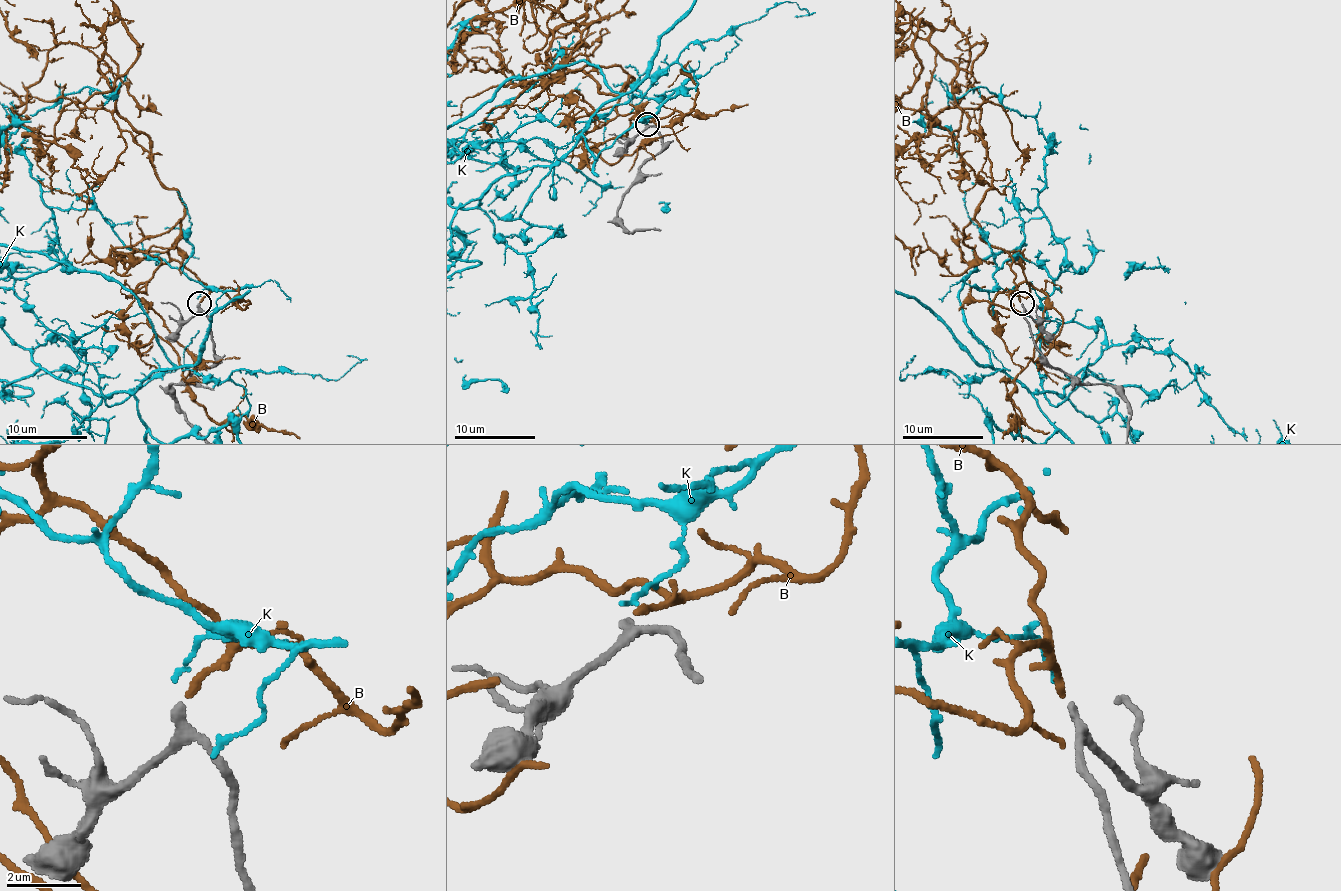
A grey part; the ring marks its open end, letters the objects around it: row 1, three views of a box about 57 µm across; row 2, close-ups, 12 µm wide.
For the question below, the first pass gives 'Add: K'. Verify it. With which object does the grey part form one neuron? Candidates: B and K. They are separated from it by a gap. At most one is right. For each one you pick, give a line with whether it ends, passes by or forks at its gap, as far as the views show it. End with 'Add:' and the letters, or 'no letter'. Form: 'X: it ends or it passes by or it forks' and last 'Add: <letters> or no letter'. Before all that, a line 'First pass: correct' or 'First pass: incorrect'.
First pass: incorrect
Add: no letter

